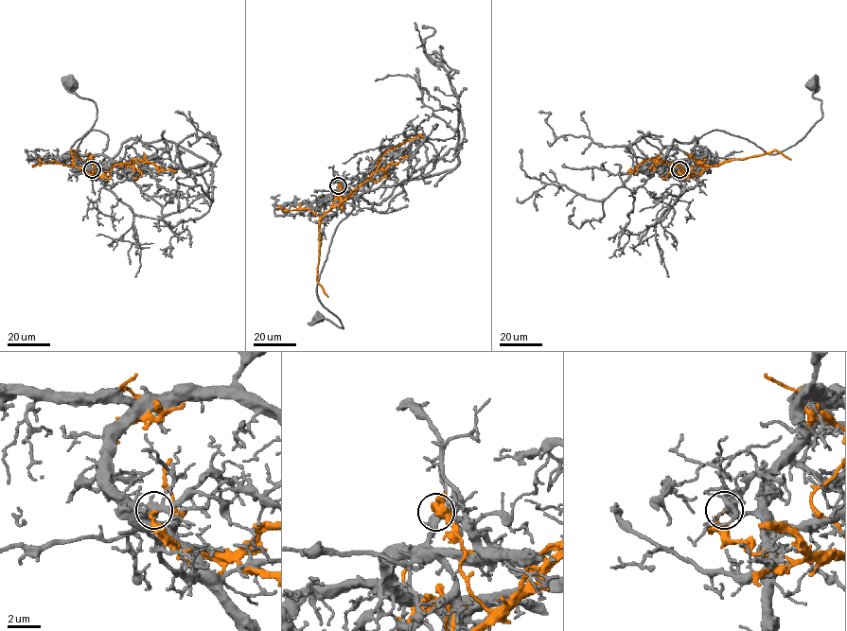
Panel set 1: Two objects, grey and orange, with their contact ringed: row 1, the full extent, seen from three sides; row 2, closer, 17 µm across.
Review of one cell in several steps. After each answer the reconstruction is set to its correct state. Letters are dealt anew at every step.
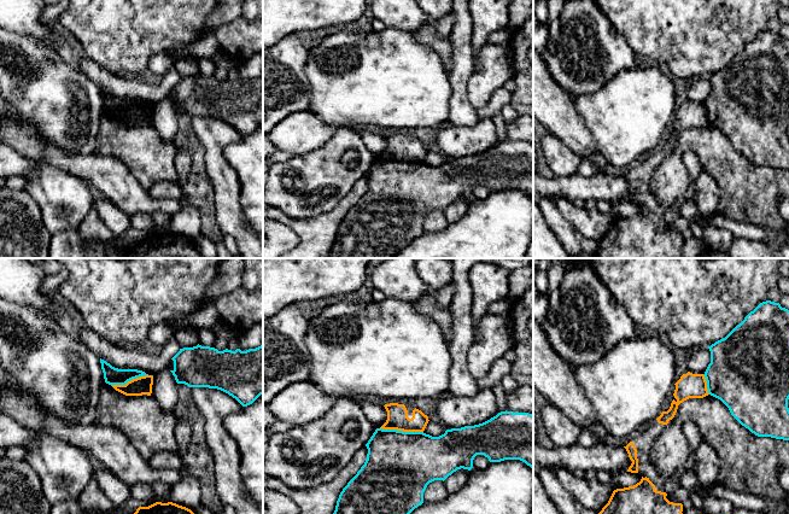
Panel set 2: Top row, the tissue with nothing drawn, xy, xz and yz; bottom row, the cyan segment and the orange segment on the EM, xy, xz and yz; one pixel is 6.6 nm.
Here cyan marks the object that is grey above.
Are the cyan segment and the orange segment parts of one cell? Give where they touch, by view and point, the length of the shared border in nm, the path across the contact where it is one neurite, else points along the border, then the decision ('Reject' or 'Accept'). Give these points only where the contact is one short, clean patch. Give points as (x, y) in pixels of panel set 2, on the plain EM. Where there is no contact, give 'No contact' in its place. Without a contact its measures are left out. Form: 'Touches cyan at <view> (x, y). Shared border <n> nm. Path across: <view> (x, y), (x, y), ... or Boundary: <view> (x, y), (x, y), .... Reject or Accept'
Touches cyan at xz (402, 161). Shared border 280 nm. Boundary: xz (380, 157), (422, 162). Reject

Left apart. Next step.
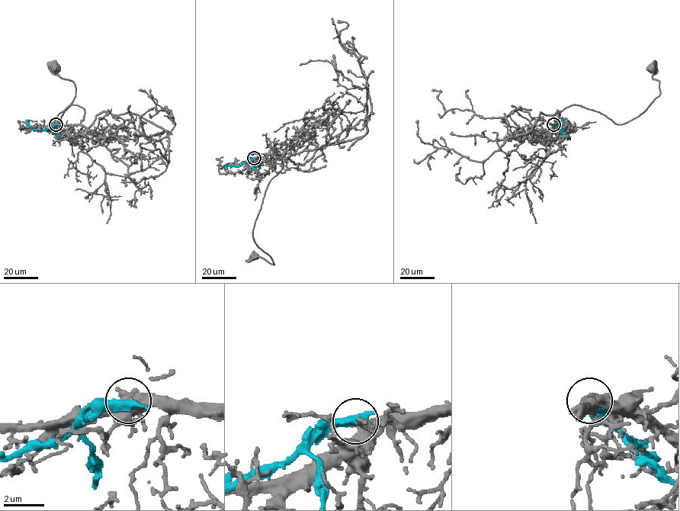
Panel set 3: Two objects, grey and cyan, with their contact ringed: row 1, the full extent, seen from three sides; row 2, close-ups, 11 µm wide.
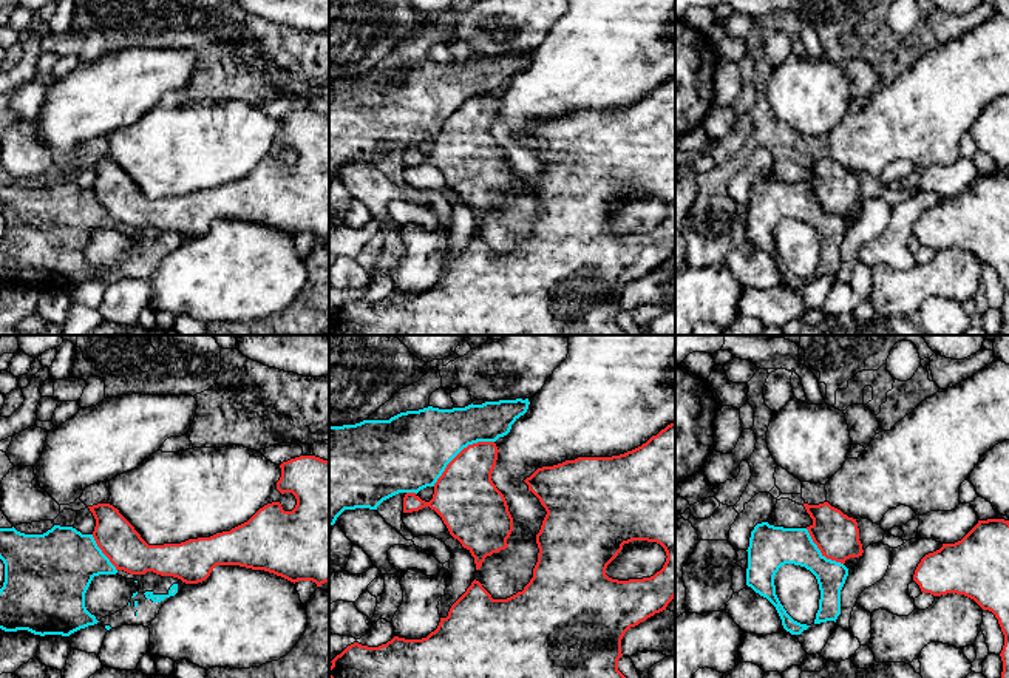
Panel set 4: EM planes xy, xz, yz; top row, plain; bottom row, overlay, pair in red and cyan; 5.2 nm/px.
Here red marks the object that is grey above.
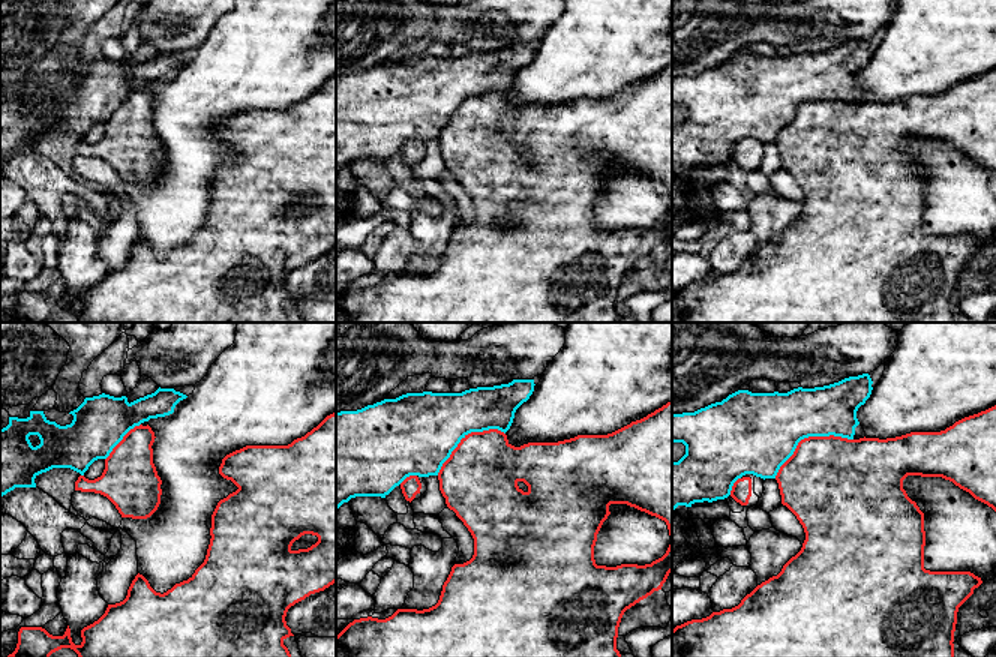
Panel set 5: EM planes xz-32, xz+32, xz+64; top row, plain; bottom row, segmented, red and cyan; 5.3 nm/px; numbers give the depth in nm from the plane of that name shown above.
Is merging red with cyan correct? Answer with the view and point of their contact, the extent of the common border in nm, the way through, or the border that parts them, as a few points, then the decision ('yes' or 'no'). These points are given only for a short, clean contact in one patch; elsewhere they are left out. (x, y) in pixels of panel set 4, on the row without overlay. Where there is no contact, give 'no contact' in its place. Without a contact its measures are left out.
xz (459, 107) | 400 nm | no

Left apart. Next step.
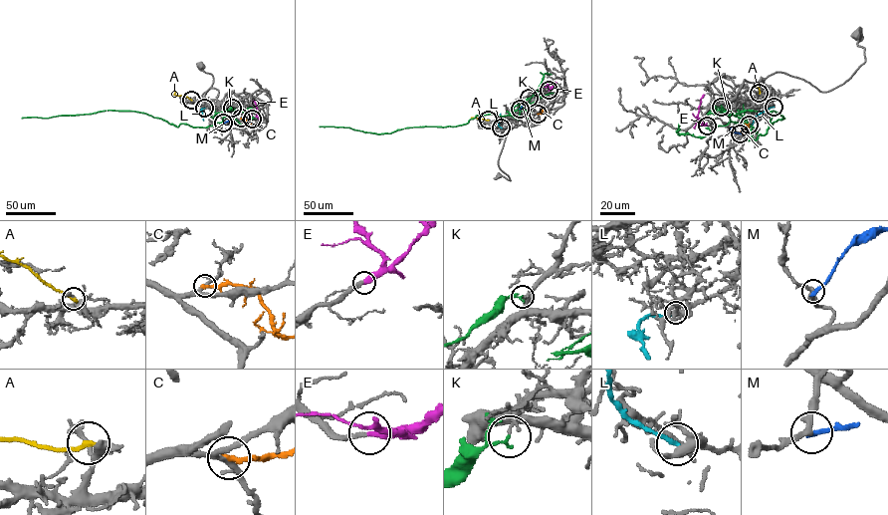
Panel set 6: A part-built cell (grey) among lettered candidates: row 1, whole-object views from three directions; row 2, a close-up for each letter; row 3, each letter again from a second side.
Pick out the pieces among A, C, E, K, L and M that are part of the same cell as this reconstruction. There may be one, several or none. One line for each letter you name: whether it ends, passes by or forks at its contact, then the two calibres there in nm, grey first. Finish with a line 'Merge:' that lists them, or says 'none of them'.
E: It ends there. Thickness 280 nm (grey) against 380 nm
Merge: E

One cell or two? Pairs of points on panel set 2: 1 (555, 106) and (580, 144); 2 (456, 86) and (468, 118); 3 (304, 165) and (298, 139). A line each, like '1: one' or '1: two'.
1: one
2: one
3: two

